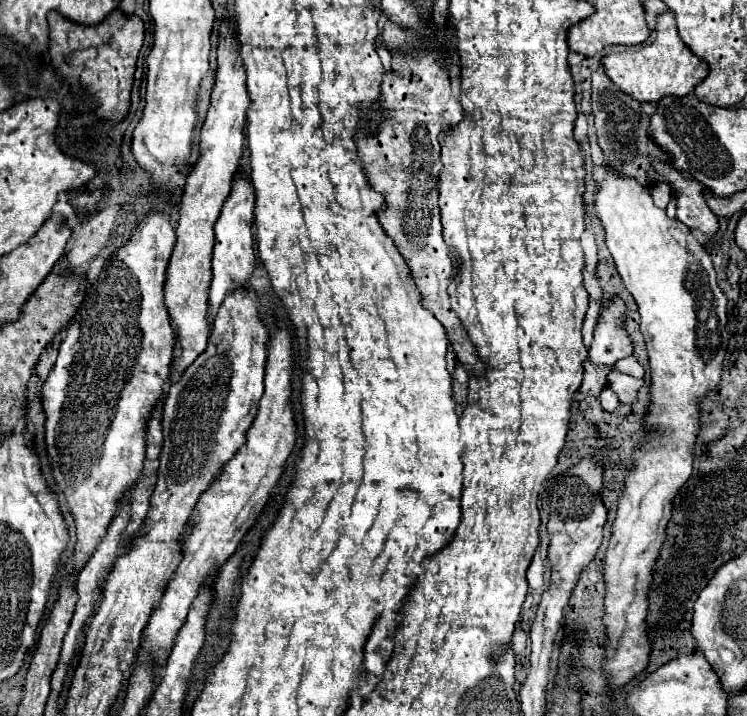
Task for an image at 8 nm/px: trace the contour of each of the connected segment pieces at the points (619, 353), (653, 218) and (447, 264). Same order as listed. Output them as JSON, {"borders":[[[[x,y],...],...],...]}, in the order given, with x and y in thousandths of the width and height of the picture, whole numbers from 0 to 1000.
{"borders":[[[[831,419],[807,425],[805,444],[797,458],[797,475],[788,489],[794,508],[821,508],[845,492],[845,472],[834,461],[837,425]]],[[[807,232],[810,235],[810,249],[805,257],[797,260],[797,268],[794,268],[794,291],[799,296],[799,304],[805,307],[807,318],[810,318],[810,338],[813,338],[813,346],[823,363],[823,372],[826,372],[826,380],[829,385],[834,388],[834,397],[837,402],[847,411],[850,422],[853,422],[853,430],[855,430],[855,439],[858,439],[858,464],[863,469],[863,478],[866,478],[866,492],[869,492],[869,511],[871,511],[871,531],[874,531],[874,539],[871,539],[871,559],[874,564],[869,567],[869,581],[866,581],[866,592],[871,592],[877,598],[877,603],[871,603],[871,609],[866,612],[866,620],[858,620],[850,631],[850,651],[847,656],[839,662],[837,668],[837,682],[829,693],[829,707],[826,707],[826,723],[823,723],[823,732],[818,737],[818,757],[815,757],[815,765],[813,765],[813,779],[810,779],[810,816],[813,816],[813,832],[810,832],[810,874],[813,874],[813,919],[810,919],[810,939],[815,941],[815,953],[818,958],[823,961],[831,961],[837,958],[847,944],[853,944],[858,936],[863,936],[866,930],[866,899],[861,899],[861,883],[866,883],[866,872],[863,872],[863,863],[866,863],[866,816],[871,816],[871,793],[877,791],[877,782],[882,777],[882,760],[888,760],[888,737],[893,735],[893,726],[898,723],[898,698],[904,696],[904,687],[909,687],[909,682],[922,670],[925,659],[928,659],[928,620],[930,620],[930,609],[933,609],[933,598],[936,598],[936,556],[941,556],[952,542],[957,542],[963,536],[963,528],[965,528],[965,508],[968,508],[968,500],[971,500],[971,489],[973,489],[973,475],[976,475],[976,464],[971,461],[971,453],[973,453],[973,416],[971,411],[963,405],[960,399],[960,391],[957,391],[957,374],[954,374],[954,363],[952,363],[952,355],[941,346],[941,341],[928,330],[928,324],[912,313],[909,307],[898,307],[893,304],[890,293],[880,291],[874,285],[874,277],[871,277],[871,265],[861,257],[855,257],[850,249],[842,249],[842,246],[831,246],[823,235],[818,232]]],[[[572,61],[572,78],[566,78],[566,84],[526,78],[526,95],[513,106],[507,148],[513,154],[507,184],[502,184],[502,190],[481,190],[478,198],[481,218],[486,229],[491,229],[491,246],[497,246],[497,260],[505,268],[513,268],[518,279],[518,293],[507,299],[507,313],[518,330],[526,332],[531,349],[542,360],[558,405],[564,408],[566,427],[596,455],[612,500],[631,522],[644,525],[649,508],[644,506],[620,450],[601,425],[598,402],[612,383],[612,363],[593,335],[593,313],[585,285],[585,246],[593,235],[588,187],[604,182],[620,168],[612,84],[598,84],[596,78],[593,89],[582,89],[577,61]]]]}

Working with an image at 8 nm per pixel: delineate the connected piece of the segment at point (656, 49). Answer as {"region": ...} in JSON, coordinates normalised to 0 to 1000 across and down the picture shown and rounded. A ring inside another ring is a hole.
{"region":[[[888,17],[880,22],[877,59],[871,59],[850,73],[839,73],[839,67],[823,70],[807,81],[807,92],[810,92],[810,103],[818,109],[818,115],[826,117],[837,131],[847,134],[855,142],[880,142],[882,137],[888,137],[893,131],[917,134],[949,101],[946,87],[933,81],[909,53],[901,17]]]}

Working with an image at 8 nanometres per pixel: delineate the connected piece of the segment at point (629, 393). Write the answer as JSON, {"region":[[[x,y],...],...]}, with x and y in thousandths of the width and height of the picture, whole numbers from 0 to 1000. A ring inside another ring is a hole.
{"region":[[[818,517],[813,522],[813,539],[821,542],[821,547],[829,553],[831,564],[847,564],[847,561],[853,561],[853,547],[861,539],[861,531],[847,528],[829,517]]]}

